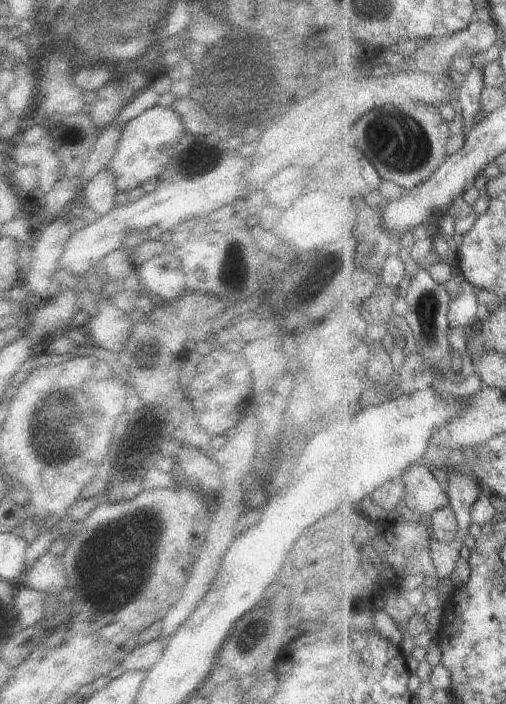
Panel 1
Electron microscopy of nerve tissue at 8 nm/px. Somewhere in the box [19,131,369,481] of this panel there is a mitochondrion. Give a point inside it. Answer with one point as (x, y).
(55, 430)

